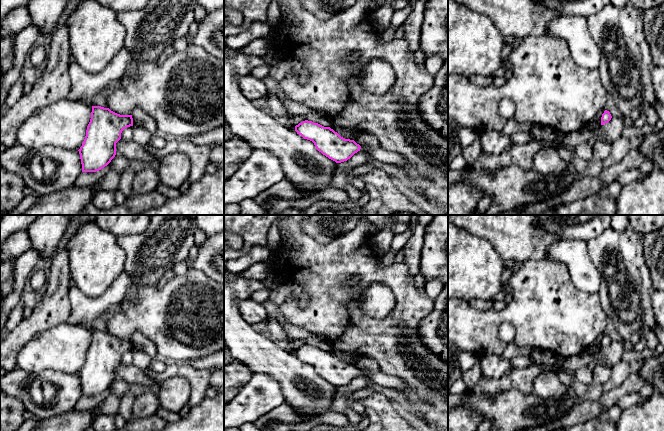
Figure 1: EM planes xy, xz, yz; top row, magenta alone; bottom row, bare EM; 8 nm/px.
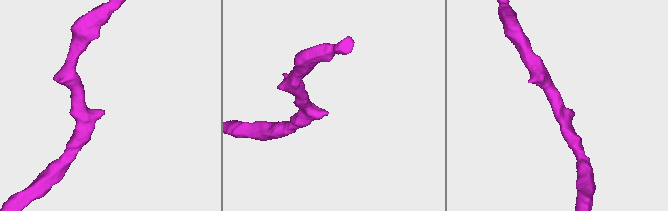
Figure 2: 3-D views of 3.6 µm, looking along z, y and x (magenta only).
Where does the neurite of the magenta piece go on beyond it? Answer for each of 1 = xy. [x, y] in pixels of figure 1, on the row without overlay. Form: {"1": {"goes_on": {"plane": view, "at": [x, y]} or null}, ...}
{"1": {"goes_on": null}}

